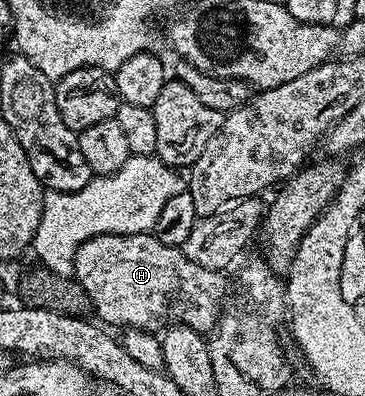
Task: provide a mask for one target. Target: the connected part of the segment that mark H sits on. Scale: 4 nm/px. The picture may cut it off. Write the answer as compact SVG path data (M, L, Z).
M144 231L141 234L133 235L101 234L99 236L94 236L87 240L87 242L84 242L79 247L78 251L76 251L74 269L75 272L73 275L82 289L86 291L87 298L92 305L93 311L95 309L96 313L101 317L99 319L108 326L117 325L119 329L141 329L147 332L157 333L165 329L167 325L174 323L193 327L194 330L204 335L210 334L218 326L218 320L221 316L219 301L224 297L227 291L226 274L220 270L201 267L199 263L193 263L192 260L189 260L188 257L184 255L180 246L161 243L153 233Z

